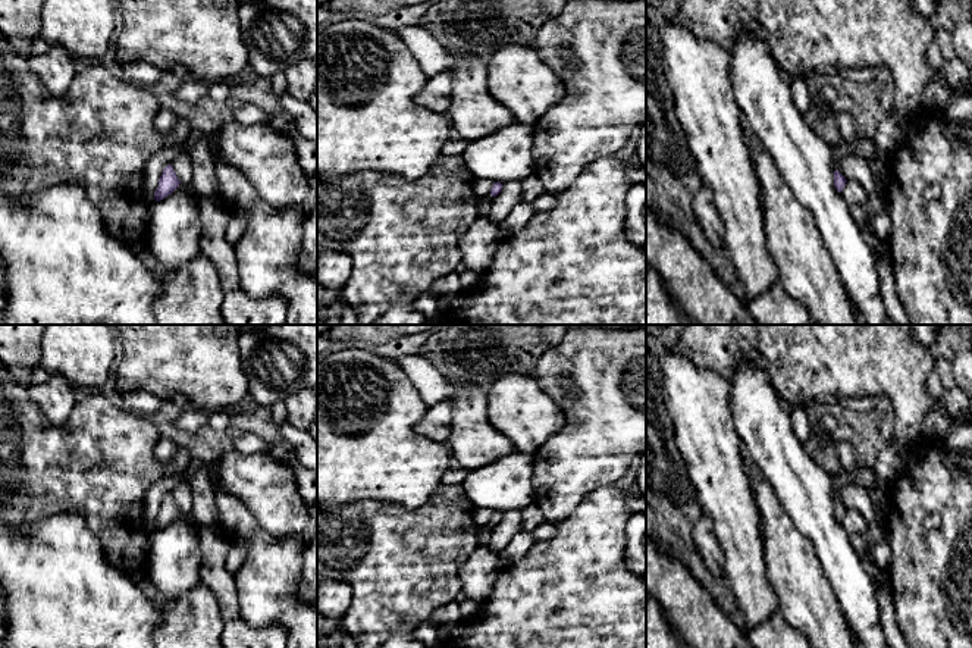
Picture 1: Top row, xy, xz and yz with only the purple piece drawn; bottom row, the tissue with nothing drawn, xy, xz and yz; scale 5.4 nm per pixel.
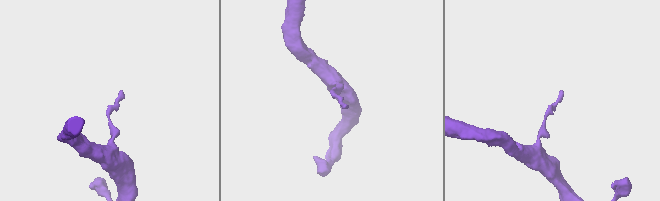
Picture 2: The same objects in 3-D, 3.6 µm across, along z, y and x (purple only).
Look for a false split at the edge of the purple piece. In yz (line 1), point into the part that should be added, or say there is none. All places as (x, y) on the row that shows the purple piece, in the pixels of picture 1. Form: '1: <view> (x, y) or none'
1: none

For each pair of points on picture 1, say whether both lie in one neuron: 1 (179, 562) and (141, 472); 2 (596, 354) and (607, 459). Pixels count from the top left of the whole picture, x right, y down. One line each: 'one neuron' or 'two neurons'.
1: two neurons
2: one neuron

